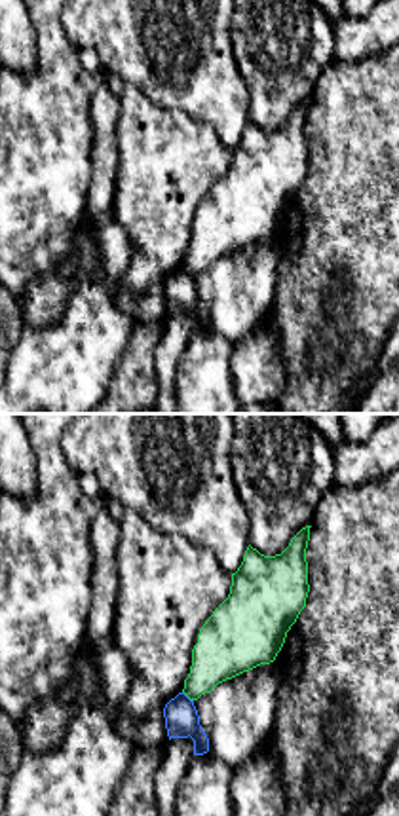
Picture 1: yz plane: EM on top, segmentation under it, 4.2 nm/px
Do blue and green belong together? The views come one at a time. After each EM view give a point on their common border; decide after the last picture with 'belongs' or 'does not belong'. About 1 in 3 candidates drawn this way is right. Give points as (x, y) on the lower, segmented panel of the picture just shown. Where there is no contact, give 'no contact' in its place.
(187, 697)

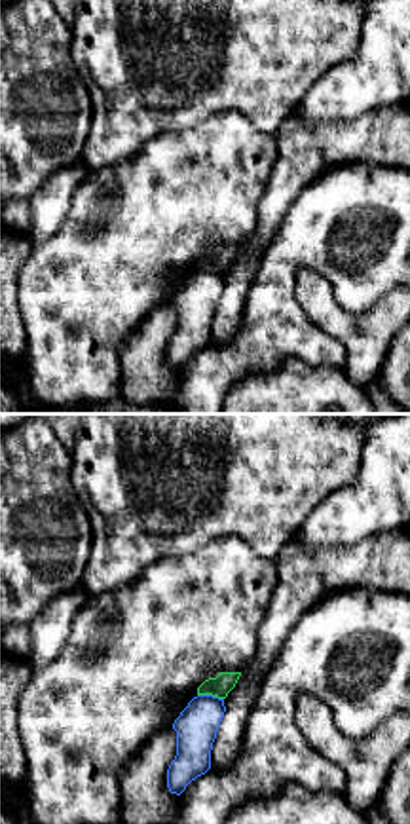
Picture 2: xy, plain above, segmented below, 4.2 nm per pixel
(211, 695)

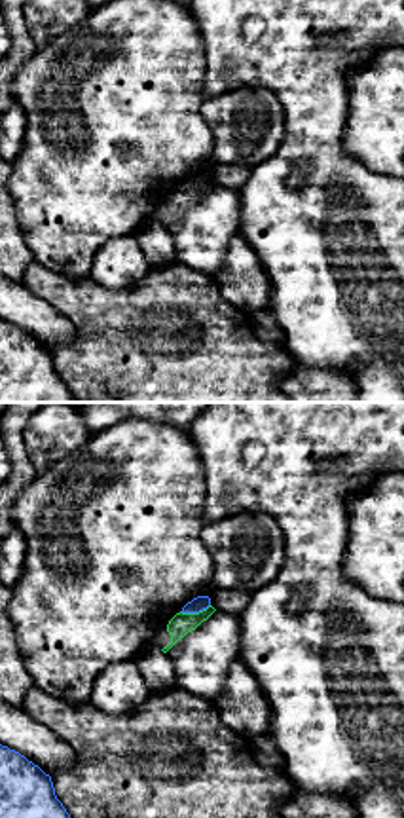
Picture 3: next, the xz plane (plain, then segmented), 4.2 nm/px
(194, 612)

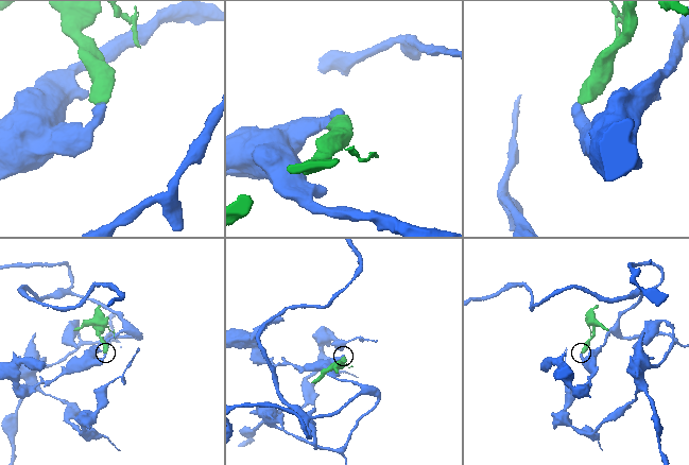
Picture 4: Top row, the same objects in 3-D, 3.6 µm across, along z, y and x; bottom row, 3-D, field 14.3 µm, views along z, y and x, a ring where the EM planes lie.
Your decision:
does not belong

